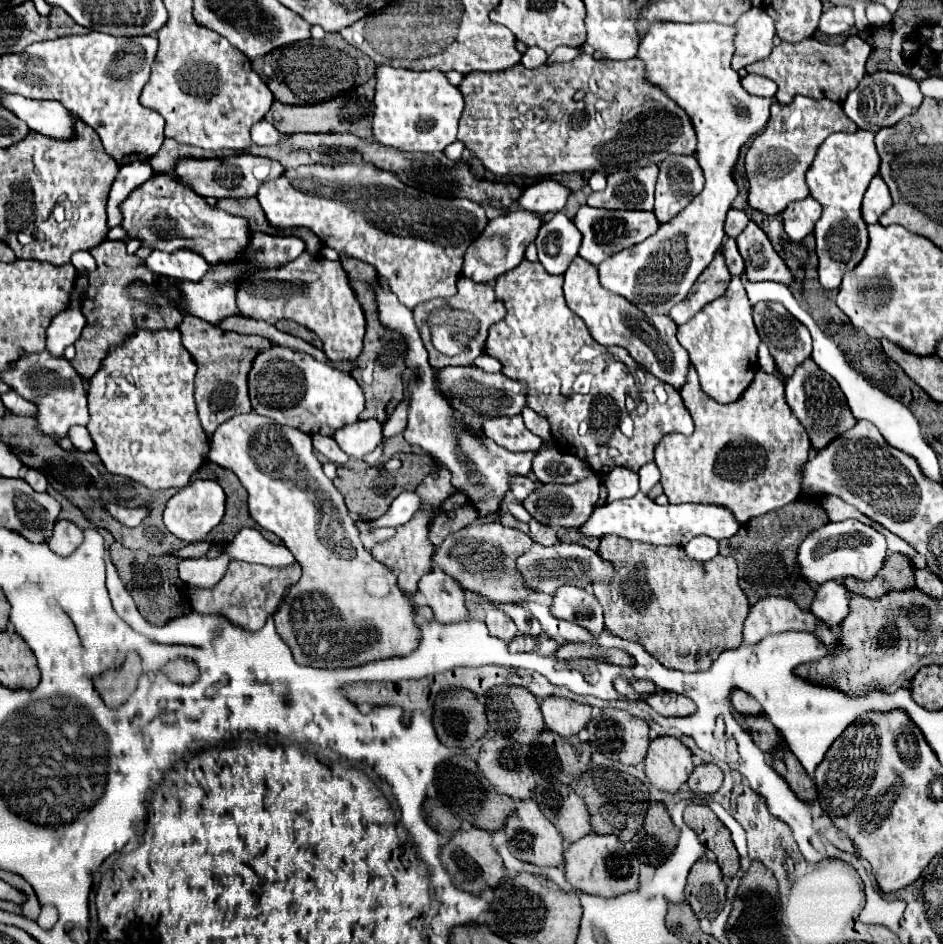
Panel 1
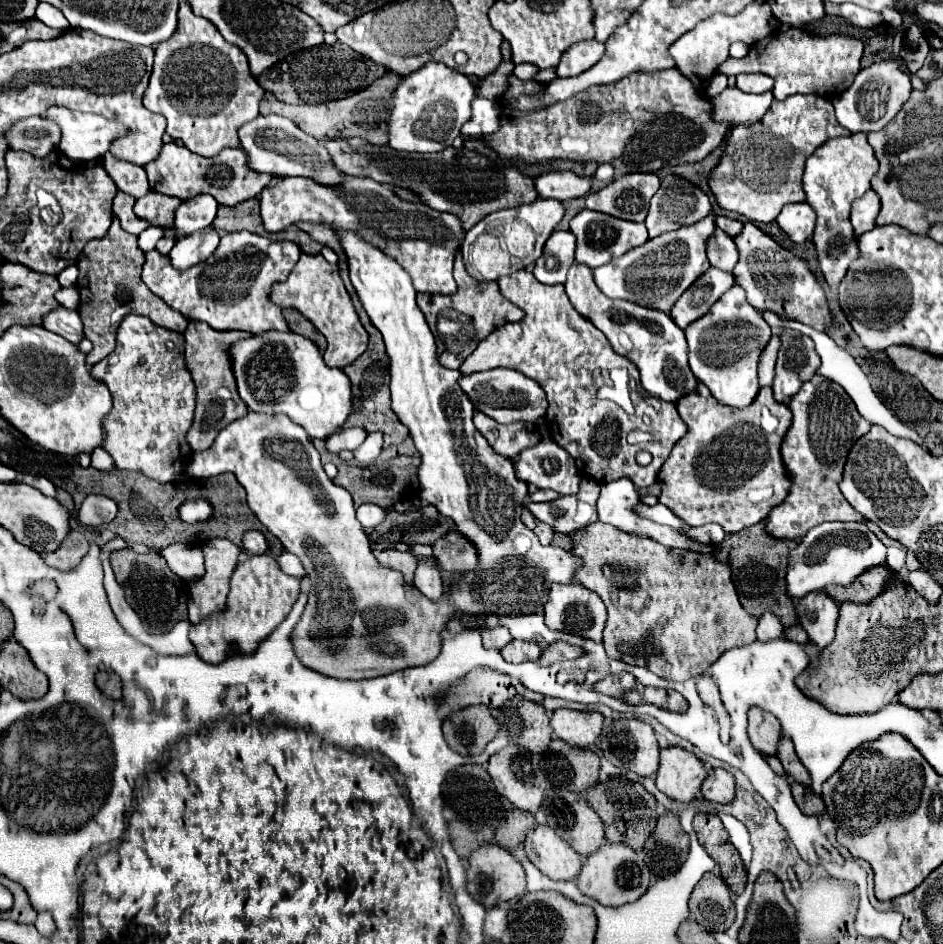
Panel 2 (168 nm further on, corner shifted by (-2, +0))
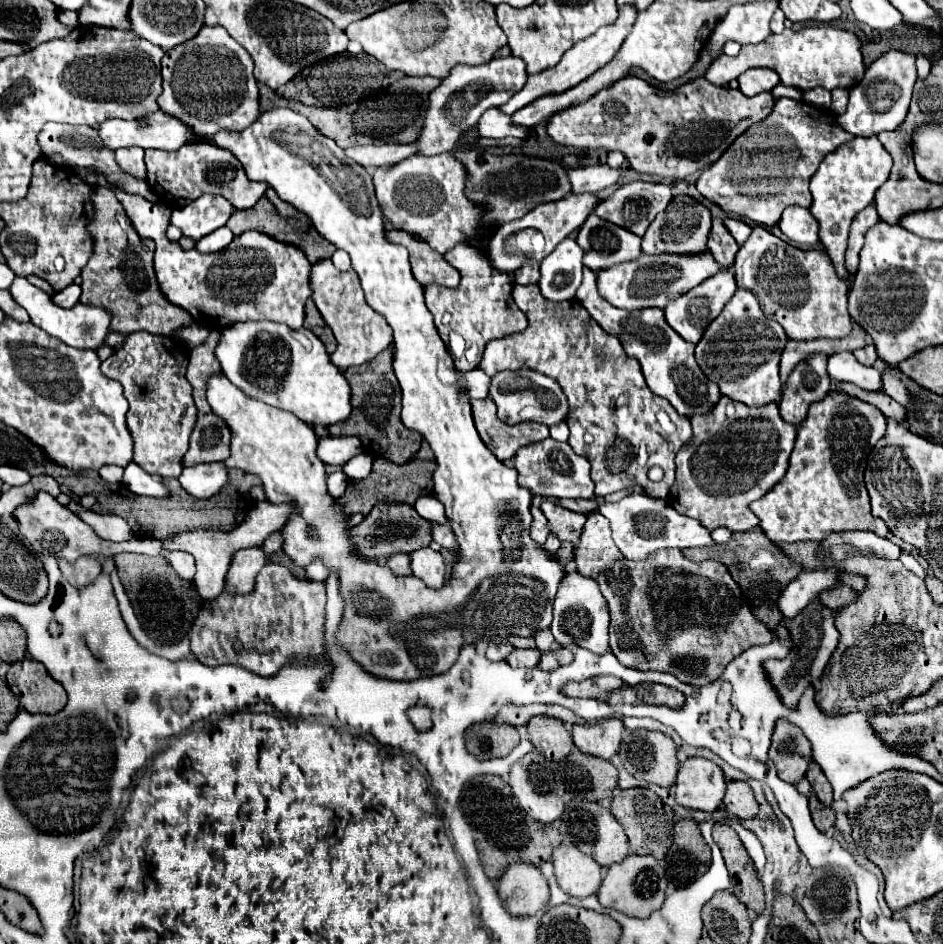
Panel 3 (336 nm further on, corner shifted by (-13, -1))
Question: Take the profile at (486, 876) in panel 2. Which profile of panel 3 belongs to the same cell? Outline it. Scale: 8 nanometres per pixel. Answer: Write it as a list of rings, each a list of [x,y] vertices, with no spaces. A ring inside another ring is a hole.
[[[512,863],[498,879],[498,897],[512,915],[534,915],[538,913],[548,897],[548,883],[536,865]]]

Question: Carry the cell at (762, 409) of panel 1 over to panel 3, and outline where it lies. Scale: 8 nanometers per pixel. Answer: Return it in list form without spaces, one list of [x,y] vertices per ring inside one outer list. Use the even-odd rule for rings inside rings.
[[[720,395],[718,403],[704,415],[692,415],[692,439],[676,453],[676,483],[668,503],[686,517],[700,521],[706,529],[728,527],[750,531],[760,525],[750,503],[764,497],[788,471],[796,427],[780,417],[778,403],[748,407]],[[732,403],[732,405],[730,405]],[[728,407],[730,415],[728,415]]]

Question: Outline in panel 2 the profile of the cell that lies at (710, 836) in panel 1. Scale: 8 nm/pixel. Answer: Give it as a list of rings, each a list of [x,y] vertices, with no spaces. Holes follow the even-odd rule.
[[[701,812],[693,820],[693,828],[699,836],[701,846],[719,864],[725,884],[731,888],[733,894],[741,894],[747,884],[747,872],[745,872],[741,856],[739,856],[739,852],[735,852],[735,846],[731,844],[727,830],[723,828],[719,816]]]

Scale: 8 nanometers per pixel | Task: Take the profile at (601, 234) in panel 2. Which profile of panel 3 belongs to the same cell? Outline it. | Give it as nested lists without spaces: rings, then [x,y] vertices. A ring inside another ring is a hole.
[[[594,213],[578,229],[576,243],[584,249],[584,265],[592,271],[602,271],[622,261],[634,261],[642,255],[642,237]]]

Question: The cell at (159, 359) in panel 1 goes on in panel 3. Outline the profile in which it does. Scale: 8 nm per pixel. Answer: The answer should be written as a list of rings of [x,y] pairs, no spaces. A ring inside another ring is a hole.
[[[146,331],[132,333],[126,337],[124,345],[114,351],[104,363],[102,373],[110,379],[116,379],[124,387],[124,397],[130,403],[126,413],[128,431],[134,439],[134,461],[150,475],[158,477],[180,477],[182,473],[182,459],[188,451],[188,439],[196,423],[196,405],[192,399],[192,387],[186,379],[186,365],[188,365],[188,347],[174,337],[156,337]]]

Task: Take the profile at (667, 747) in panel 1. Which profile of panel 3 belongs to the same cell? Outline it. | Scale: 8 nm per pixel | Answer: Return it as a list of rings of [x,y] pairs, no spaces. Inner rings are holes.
[[[690,757],[680,763],[676,777],[676,801],[690,809],[714,811],[724,797],[726,781],[718,765],[704,757]]]

